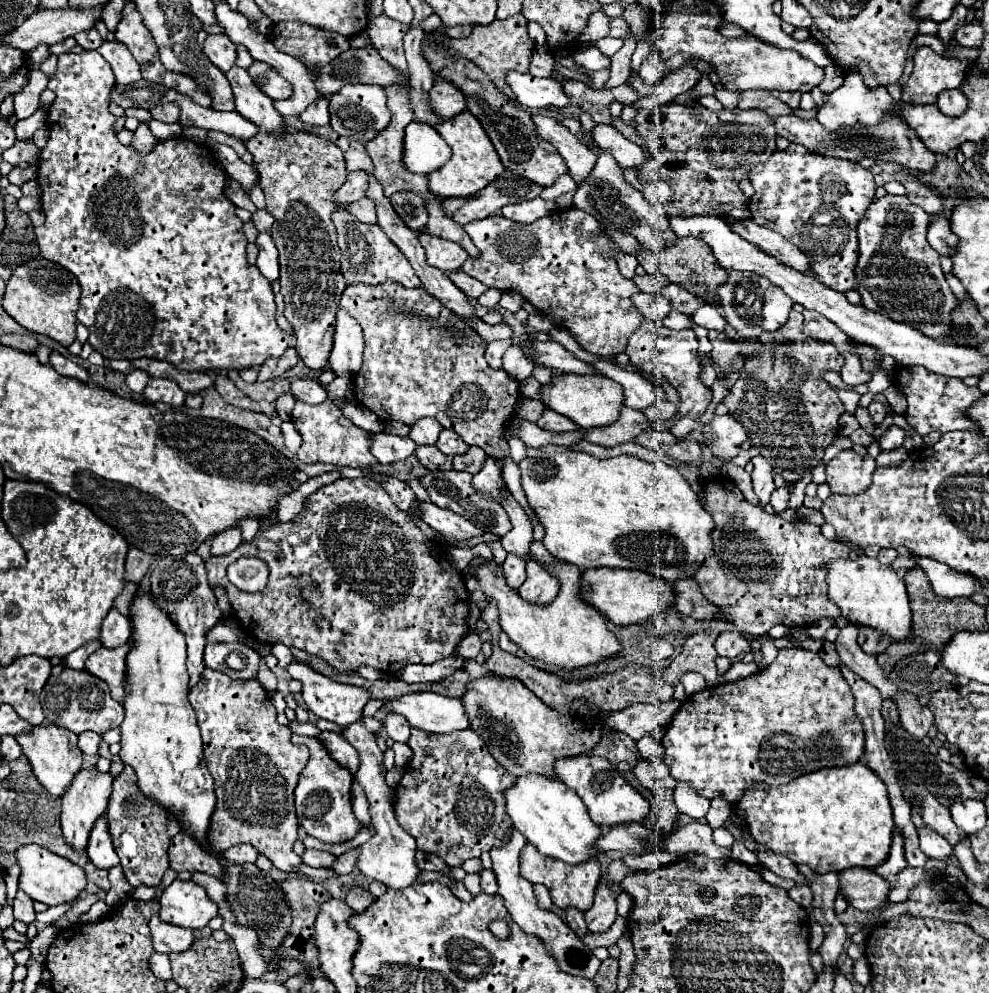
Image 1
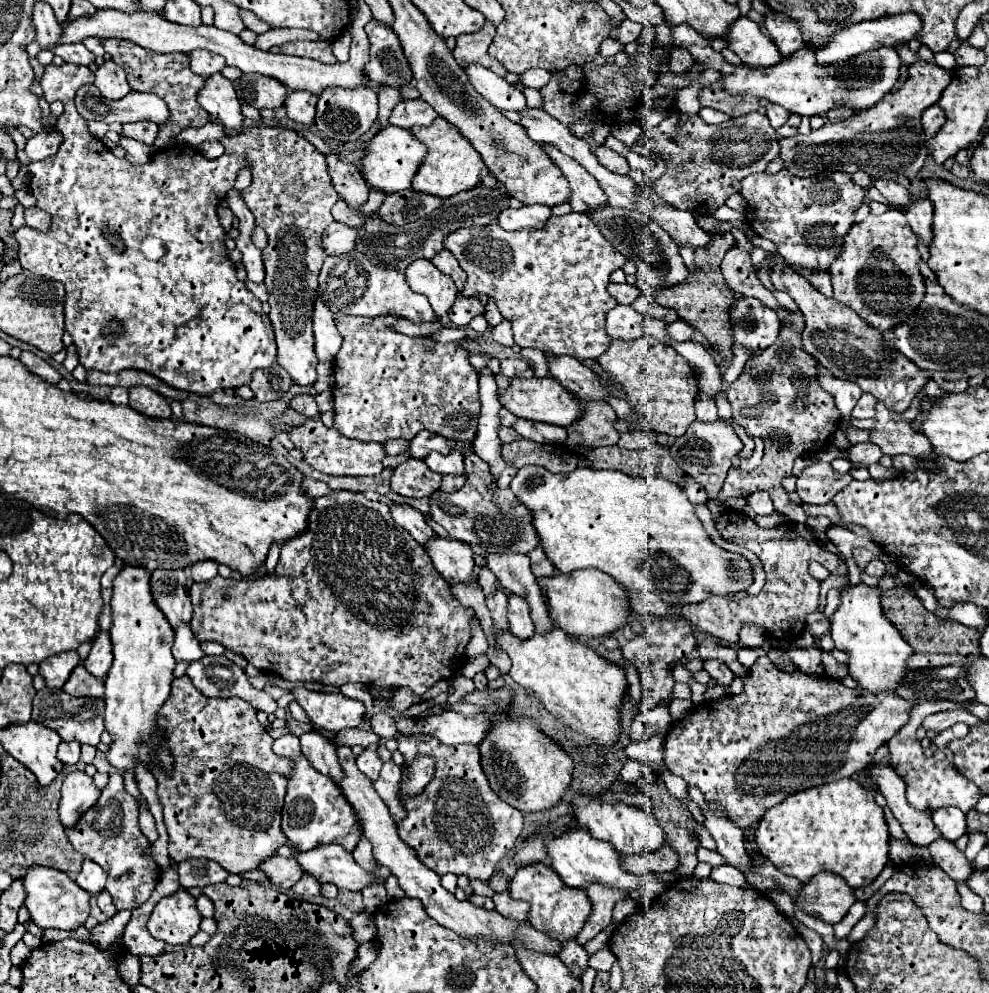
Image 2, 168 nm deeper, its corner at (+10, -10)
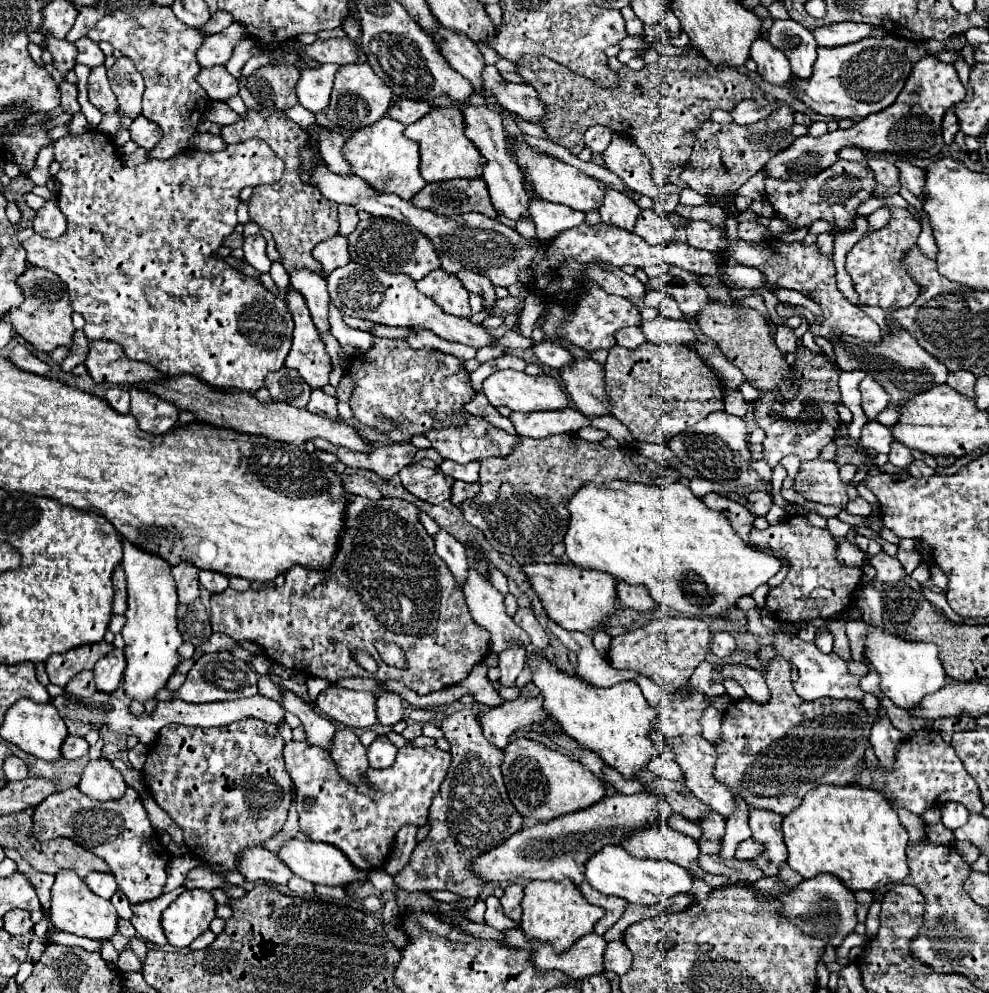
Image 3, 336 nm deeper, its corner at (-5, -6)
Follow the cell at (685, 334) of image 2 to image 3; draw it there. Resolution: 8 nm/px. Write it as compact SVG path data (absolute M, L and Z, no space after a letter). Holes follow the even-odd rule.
M657 316L655 320L643 320L639 324L641 332L651 342L661 344L689 344L695 340L695 332L691 330L691 324L687 320L671 320Z

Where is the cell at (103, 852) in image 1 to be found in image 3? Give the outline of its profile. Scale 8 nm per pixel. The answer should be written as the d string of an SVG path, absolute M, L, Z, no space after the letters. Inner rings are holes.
M91 872L91 876L85 878L85 884L89 890L105 900L111 900L111 896L117 892L117 882L113 874L103 874L103 872Z

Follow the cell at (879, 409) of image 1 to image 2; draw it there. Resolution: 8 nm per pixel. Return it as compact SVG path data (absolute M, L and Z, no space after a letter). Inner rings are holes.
M862 394L862 398L858 400L858 404L854 406L852 410L852 416L854 418L872 418L874 416L874 406L876 406L876 398L874 396L868 396L868 394Z

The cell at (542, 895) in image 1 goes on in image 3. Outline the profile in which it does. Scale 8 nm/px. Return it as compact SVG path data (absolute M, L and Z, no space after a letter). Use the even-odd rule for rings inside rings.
M511 884L505 888L505 894L501 898L501 908L505 916L519 922L521 920L521 900L523 900L523 884Z

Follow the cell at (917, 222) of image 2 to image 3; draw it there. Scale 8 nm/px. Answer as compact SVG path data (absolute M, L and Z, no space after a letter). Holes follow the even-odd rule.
M897 162L895 164L899 168L899 182L901 186L905 186L909 192L913 192L917 198L921 198L921 184L923 184L923 170L909 164L909 162Z

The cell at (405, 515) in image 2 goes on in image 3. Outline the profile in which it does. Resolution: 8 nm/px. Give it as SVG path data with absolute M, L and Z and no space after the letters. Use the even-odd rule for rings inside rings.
M439 530L439 534L435 536L435 554L447 564L447 568L455 576L457 586L461 588L467 580L467 570L469 570L463 544L453 536L449 536L445 530Z

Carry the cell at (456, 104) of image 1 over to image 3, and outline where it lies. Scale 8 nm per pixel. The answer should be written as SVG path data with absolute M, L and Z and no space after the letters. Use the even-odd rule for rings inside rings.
M401 98L401 100L395 100L391 104L391 108L387 110L387 116L397 120L397 122L401 122L401 124L405 124L405 126L409 126L429 110L431 110L431 106L427 102L421 102L421 100L415 102L415 100Z

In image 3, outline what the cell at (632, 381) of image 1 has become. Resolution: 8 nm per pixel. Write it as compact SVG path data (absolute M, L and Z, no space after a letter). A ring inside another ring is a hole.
M541 340L539 344L533 344L533 352L545 366L551 366L555 370L559 370L561 366L573 360L573 356L561 344L551 342L551 340Z

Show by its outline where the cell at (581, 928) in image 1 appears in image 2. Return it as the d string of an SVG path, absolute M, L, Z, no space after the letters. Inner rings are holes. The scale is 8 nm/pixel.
M570 938L560 944L560 960L576 972L576 976L582 976L582 972L588 968L588 952L576 942L576 938Z

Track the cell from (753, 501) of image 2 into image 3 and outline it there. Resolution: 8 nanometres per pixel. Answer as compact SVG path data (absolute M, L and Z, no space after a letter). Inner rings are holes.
M751 492L751 494L745 494L743 498L747 500L745 510L747 510L751 516L755 516L755 518L765 516L767 510L771 508L771 504L773 504L771 496L765 494L765 492Z

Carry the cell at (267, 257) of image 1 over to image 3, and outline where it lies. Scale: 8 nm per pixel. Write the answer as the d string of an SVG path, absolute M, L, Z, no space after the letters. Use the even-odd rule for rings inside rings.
M245 236L243 242L243 258L251 264L257 272L269 272L271 260L265 254L265 238L263 236Z

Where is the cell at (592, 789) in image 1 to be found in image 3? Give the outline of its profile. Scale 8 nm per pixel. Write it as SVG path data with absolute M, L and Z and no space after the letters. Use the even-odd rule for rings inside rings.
M647 828L647 832L637 832L637 836L631 836L623 842L623 848L631 856L639 858L655 858L655 860L667 860L673 864L683 866L689 870L693 878L705 880L711 888L723 888L727 886L725 876L713 876L699 868L699 844L691 840L689 836L683 836L681 832L675 832L673 828Z

